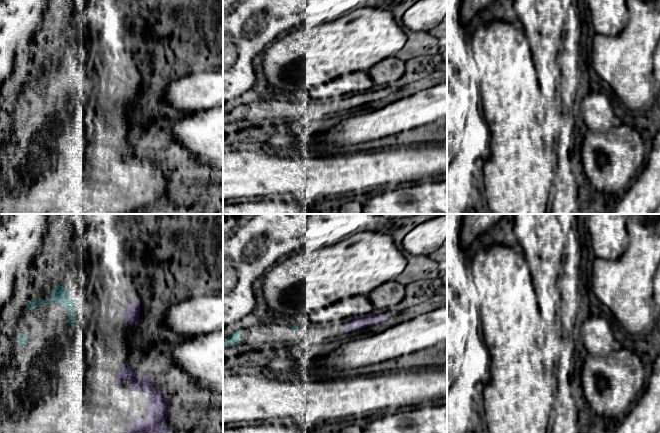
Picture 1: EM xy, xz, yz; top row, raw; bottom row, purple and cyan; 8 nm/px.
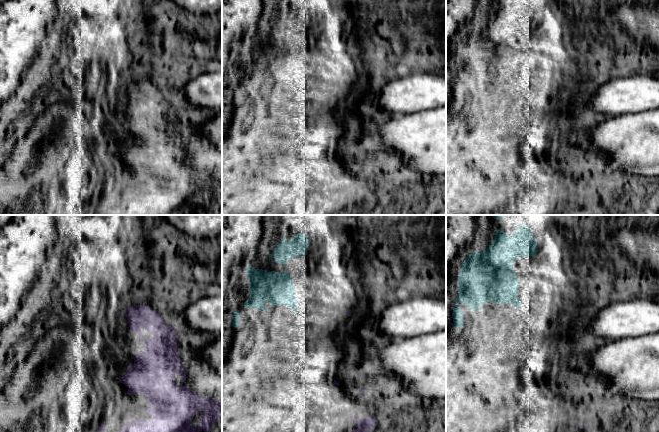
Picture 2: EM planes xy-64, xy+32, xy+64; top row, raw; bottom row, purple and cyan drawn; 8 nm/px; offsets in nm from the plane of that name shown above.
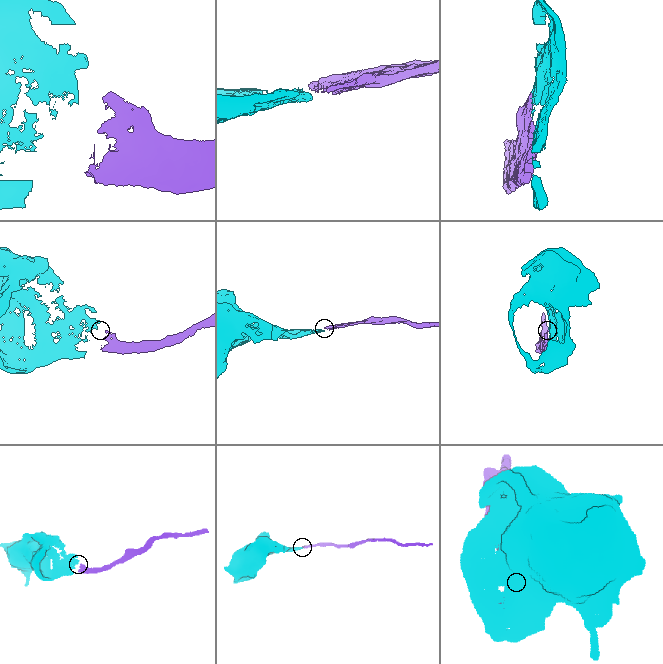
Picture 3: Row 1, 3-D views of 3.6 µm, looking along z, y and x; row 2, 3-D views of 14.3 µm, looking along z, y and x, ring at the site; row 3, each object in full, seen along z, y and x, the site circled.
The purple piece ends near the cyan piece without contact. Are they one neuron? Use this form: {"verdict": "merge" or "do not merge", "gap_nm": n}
{"verdict": "merge", "gap_nm": 380}

